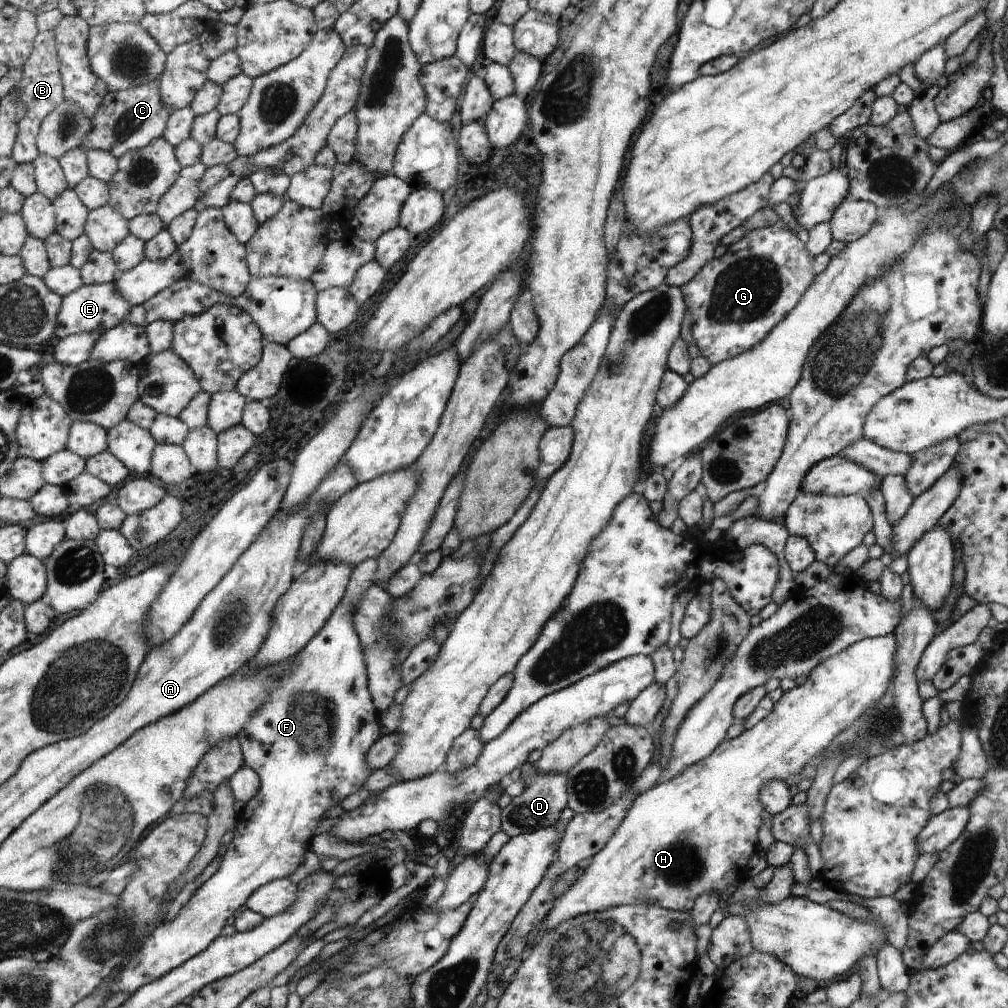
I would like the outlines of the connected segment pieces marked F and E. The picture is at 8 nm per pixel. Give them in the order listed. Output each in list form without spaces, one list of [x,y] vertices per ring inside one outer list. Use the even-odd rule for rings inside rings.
[[[369,559],[356,564],[354,573],[350,577],[348,588],[345,590],[345,596],[341,601],[341,604],[334,609],[333,616],[328,618],[324,628],[318,633],[309,644],[301,650],[296,662],[291,665],[289,674],[270,692],[271,696],[269,700],[261,707],[261,710],[248,722],[246,729],[242,731],[242,734],[238,736],[238,742],[240,743],[244,762],[243,764],[250,767],[256,774],[258,774],[261,787],[258,794],[251,798],[245,805],[245,808],[238,813],[236,817],[236,828],[233,831],[234,837],[228,851],[224,856],[223,863],[218,872],[210,877],[200,888],[198,888],[190,901],[181,909],[179,914],[171,921],[165,921],[162,923],[141,946],[139,953],[121,970],[121,973],[113,980],[111,990],[115,993],[125,992],[126,994],[136,994],[143,986],[149,985],[151,982],[164,978],[167,974],[170,974],[174,969],[185,965],[191,958],[197,957],[199,954],[205,952],[210,946],[217,941],[218,937],[222,936],[222,930],[231,923],[230,916],[235,916],[234,912],[244,907],[244,902],[248,901],[250,896],[258,890],[262,885],[267,882],[283,879],[289,876],[298,868],[302,856],[304,856],[304,848],[306,848],[306,840],[310,840],[312,832],[318,832],[318,824],[322,820],[326,820],[325,812],[332,806],[341,805],[342,800],[349,794],[352,794],[358,790],[362,790],[364,782],[368,775],[374,770],[368,770],[366,768],[366,762],[364,762],[364,756],[368,752],[368,748],[374,744],[374,740],[378,738],[380,733],[379,722],[377,721],[378,710],[372,700],[369,691],[369,675],[368,667],[365,665],[364,646],[361,644],[360,636],[353,627],[353,606],[357,603],[357,600],[361,597],[362,593],[366,593],[369,586],[374,584],[374,571],[376,570],[376,559]]]
[[[114,283],[84,285],[65,298],[58,317],[57,336],[61,339],[82,333],[104,334],[107,330],[121,325],[133,311],[133,304],[121,293]]]

